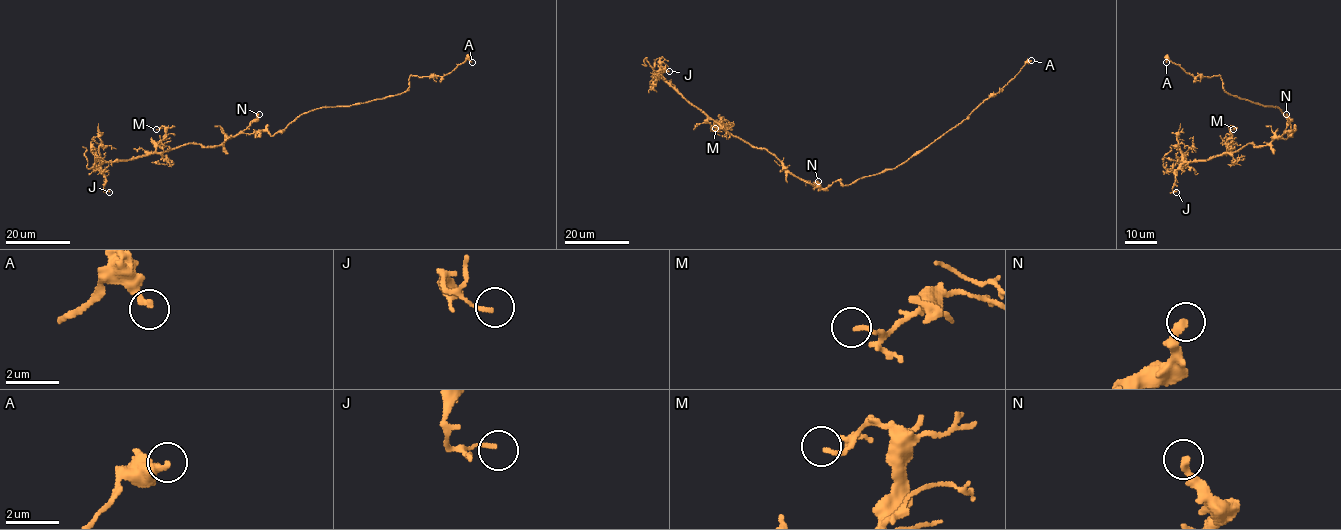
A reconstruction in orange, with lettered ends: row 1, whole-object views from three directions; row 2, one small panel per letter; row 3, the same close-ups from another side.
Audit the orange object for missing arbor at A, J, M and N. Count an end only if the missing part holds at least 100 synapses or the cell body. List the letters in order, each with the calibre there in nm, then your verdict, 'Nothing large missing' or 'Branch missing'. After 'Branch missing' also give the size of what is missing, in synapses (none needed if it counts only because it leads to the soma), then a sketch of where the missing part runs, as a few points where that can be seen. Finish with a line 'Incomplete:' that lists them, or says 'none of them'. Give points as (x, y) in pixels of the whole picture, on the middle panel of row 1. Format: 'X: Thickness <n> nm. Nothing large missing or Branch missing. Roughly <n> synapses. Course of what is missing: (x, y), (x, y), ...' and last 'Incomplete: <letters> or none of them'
A: Thickness 220 nm. Nothing large missing
J: Thickness 130 nm. Nothing large missing
M: Thickness 160 nm. Nothing large missing
N: Thickness 280 nm. Nothing large missing
Incomplete: none of them

